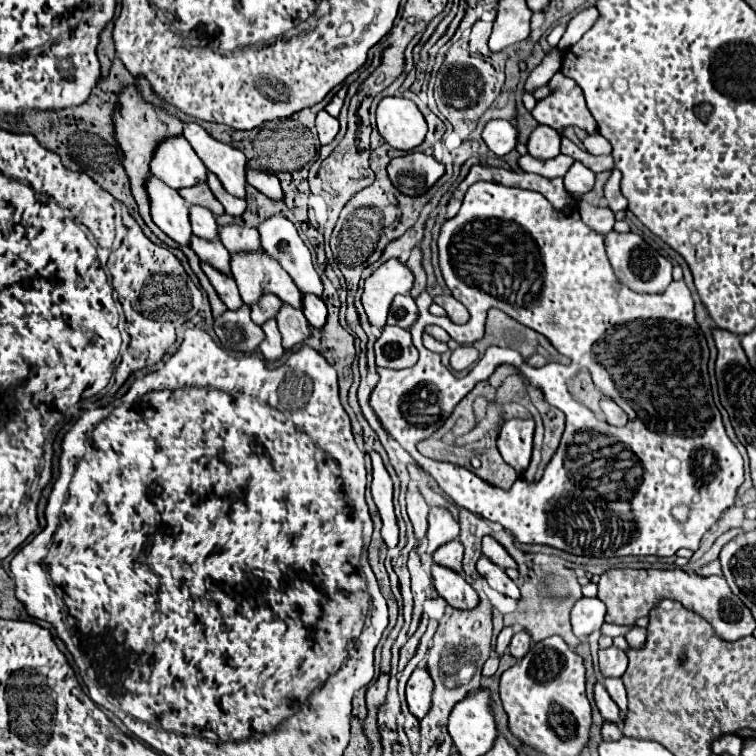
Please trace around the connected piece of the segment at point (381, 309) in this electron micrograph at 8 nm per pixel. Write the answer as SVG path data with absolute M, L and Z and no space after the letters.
M399 260L383 262L367 280L361 296L365 314L369 324L375 328L383 328L387 322L387 310L391 306L393 296L409 294L413 286L413 274Z

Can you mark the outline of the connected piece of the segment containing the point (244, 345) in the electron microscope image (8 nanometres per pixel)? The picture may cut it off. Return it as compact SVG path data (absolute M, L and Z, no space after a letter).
M249 306L235 312L227 310L223 316L219 316L215 320L215 334L219 336L221 344L233 352L251 352L265 338L263 330L249 318Z

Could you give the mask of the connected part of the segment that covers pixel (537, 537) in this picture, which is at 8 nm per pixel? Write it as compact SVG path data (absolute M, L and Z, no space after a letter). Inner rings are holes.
M475 182L469 186L459 214L441 226L437 246L439 268L445 284L451 294L465 304L470 318L463 326L455 326L445 316L437 318L427 312L433 303L427 292L421 292L415 298L419 306L419 320L411 326L411 336L415 348L419 350L419 362L407 370L379 368L381 378L369 400L383 428L393 434L393 438L423 470L433 476L439 488L451 496L455 504L467 508L479 518L499 522L521 544L547 544L569 554L595 558L649 554L665 558L673 556L679 548L695 552L703 534L719 520L721 512L733 506L737 488L743 484L743 458L725 434L721 414L713 402L707 370L709 348L695 322L695 302L685 280L671 282L661 294L631 292L615 278L605 254L603 234L597 234L581 220L577 206L567 204L557 210L537 192L507 188L495 182ZM489 308L503 310L517 322L549 338L551 344L555 342L557 352L571 358L571 364L547 364L543 368L533 368L525 362L525 358L517 358L515 350L489 348L489 352L469 370L467 376L455 378L441 364L439 354L423 346L421 334L425 326L435 324L460 345L473 344L484 336ZM501 364L515 366L531 384L543 390L549 404L553 396L575 400L567 390L567 382L581 368L589 368L593 364L595 368L601 368L601 376L609 376L611 398L625 410L629 422L623 428L609 426L607 422L599 422L595 418L585 418L585 424L567 424L561 444L545 468L545 476L537 484L529 484L524 480L523 472L531 461L535 422L533 419L505 420L498 434L497 448L505 462L518 474L511 490L499 490L455 464L423 462L423 456L417 452L417 442L429 438L447 420L461 398L467 396L477 382L487 380Z

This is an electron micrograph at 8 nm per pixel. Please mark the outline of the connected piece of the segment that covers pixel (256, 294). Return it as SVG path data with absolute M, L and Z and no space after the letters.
M259 248L259 252L231 254L231 274L237 282L243 302L249 306L257 302L265 292L271 292L293 308L303 308L299 288L291 276L275 262L275 258L267 256L263 248Z

